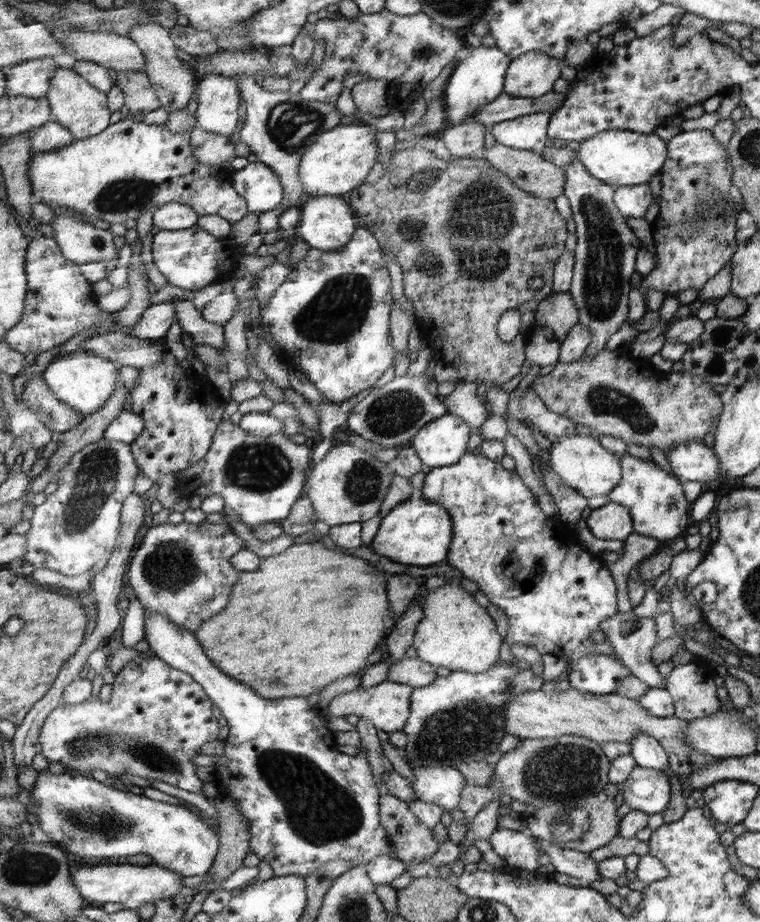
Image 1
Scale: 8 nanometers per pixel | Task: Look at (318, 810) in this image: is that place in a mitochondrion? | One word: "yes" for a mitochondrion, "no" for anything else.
yes

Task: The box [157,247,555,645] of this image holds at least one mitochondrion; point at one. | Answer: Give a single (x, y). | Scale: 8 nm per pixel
(337, 310)

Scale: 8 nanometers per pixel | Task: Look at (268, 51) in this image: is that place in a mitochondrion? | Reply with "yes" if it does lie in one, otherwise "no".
no

